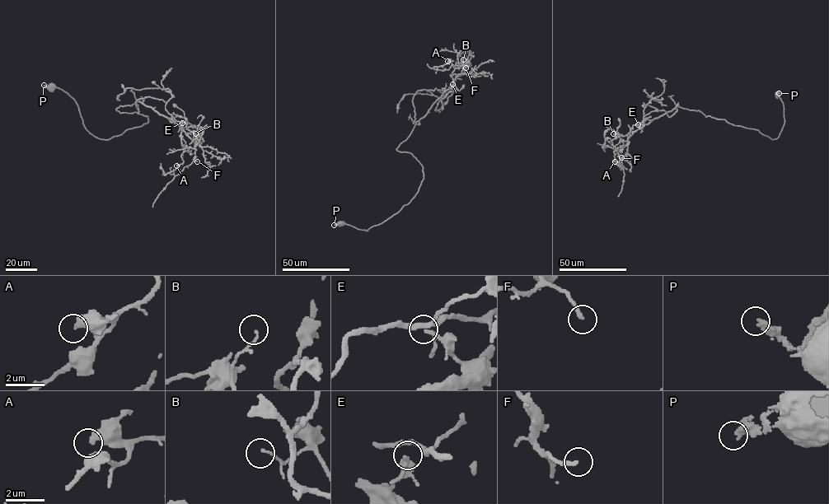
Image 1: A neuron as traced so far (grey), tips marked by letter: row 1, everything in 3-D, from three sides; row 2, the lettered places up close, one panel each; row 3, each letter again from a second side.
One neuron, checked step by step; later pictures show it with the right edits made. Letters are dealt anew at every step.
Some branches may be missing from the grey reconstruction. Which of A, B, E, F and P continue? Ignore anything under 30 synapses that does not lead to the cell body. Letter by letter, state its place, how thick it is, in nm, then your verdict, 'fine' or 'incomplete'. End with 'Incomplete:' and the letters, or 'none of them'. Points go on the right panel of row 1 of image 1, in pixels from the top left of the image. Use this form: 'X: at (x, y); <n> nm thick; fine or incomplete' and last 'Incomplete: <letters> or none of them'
A: at (615, 161); 420 nm thick; fine
B: at (613, 133); 100 nm thick; fine
E: at (638, 124); 160 nm thick; fine
F: at (621, 157); 200 nm thick; fine
P: at (779, 93); 280 nm thick; fine
Incomplete: none of them

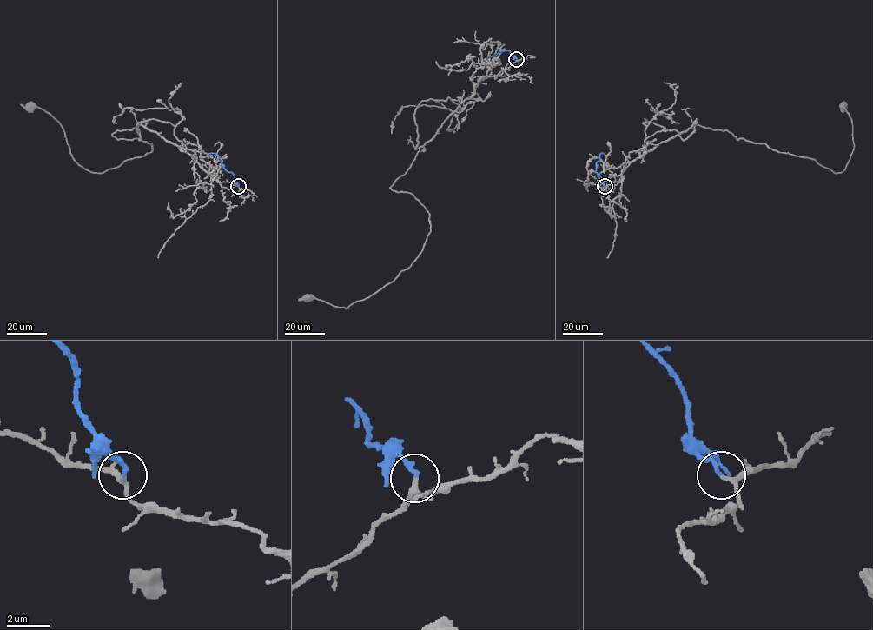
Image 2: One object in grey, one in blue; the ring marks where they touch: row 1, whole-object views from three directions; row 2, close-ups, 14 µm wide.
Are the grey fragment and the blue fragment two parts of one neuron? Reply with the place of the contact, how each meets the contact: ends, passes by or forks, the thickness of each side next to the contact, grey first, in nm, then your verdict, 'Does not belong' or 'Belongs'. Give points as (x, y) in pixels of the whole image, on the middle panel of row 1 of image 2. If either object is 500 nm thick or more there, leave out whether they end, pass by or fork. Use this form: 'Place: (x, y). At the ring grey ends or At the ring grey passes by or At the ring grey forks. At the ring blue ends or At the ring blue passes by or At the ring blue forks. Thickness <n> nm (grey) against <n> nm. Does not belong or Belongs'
Place: (516, 59). At the ring grey passes by. At the ring blue ends. Thickness 200 nm (grey) against 200 nm. Belongs

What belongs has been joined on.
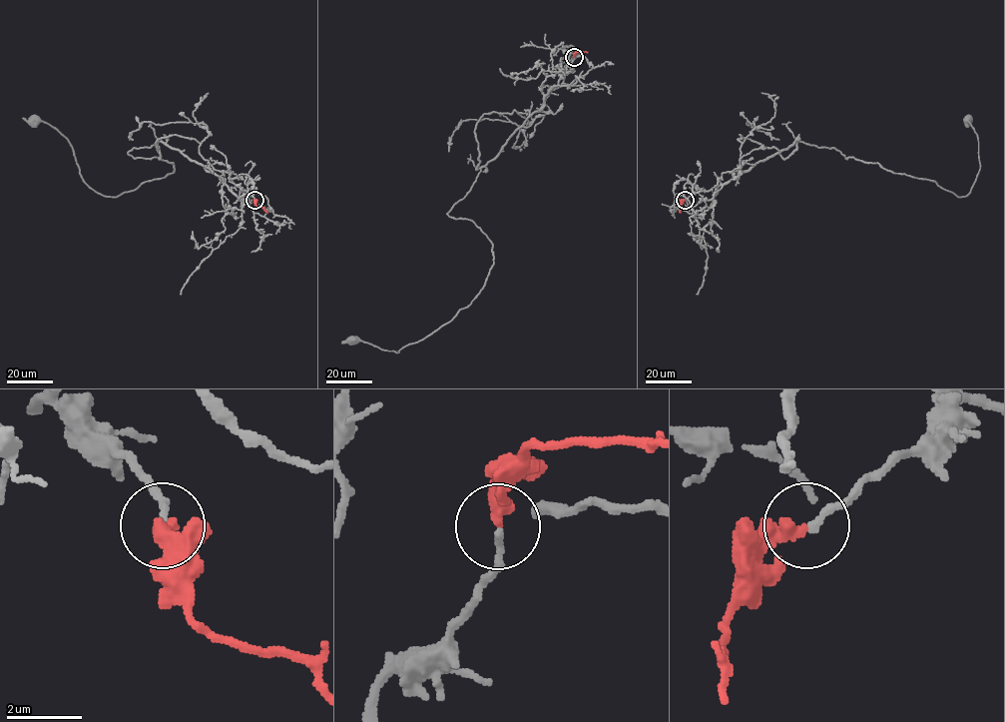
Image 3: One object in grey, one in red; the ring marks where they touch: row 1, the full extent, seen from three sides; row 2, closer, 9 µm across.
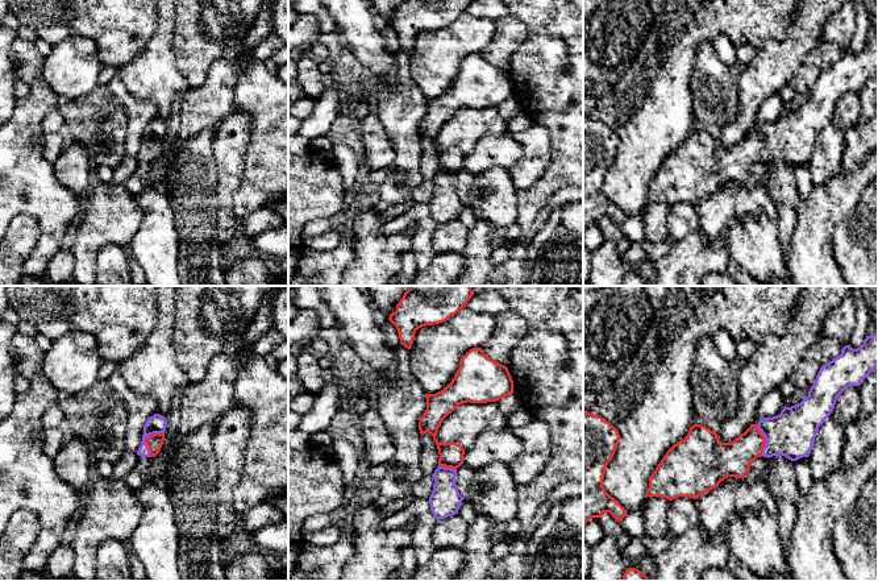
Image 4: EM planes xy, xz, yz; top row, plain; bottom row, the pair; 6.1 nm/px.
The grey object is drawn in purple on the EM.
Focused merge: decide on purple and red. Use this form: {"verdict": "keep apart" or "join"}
{"verdict": "join"}

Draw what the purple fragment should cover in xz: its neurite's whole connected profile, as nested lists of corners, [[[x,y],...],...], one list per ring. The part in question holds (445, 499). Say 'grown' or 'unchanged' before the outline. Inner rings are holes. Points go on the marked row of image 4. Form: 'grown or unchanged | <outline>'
grown | [[[473,348],[461,358],[452,382],[436,394],[425,394],[426,410],[420,418],[421,436],[430,433],[438,449],[438,466],[432,474],[433,491],[429,497],[437,520],[458,514],[465,499],[455,485],[457,469],[463,464],[465,449],[457,443],[438,443],[436,436],[442,420],[462,403],[496,402],[513,394],[508,368]]]

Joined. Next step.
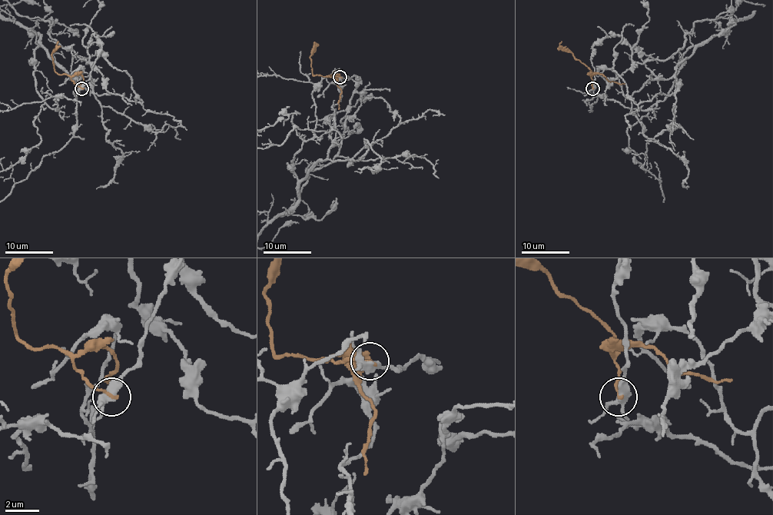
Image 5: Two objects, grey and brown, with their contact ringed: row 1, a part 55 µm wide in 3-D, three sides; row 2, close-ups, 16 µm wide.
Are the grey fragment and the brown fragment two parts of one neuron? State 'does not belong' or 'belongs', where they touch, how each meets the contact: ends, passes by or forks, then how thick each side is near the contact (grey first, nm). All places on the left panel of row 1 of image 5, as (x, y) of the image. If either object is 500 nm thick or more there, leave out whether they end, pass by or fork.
does not belong; place (81, 88); grey forks; brown ends; calibres 400 and 180 nm

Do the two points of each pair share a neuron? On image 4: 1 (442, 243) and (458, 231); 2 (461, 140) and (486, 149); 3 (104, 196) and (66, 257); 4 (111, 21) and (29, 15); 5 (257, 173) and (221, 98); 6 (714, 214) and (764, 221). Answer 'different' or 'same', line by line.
1: same
2: different
3: different
4: same
5: different
6: same

